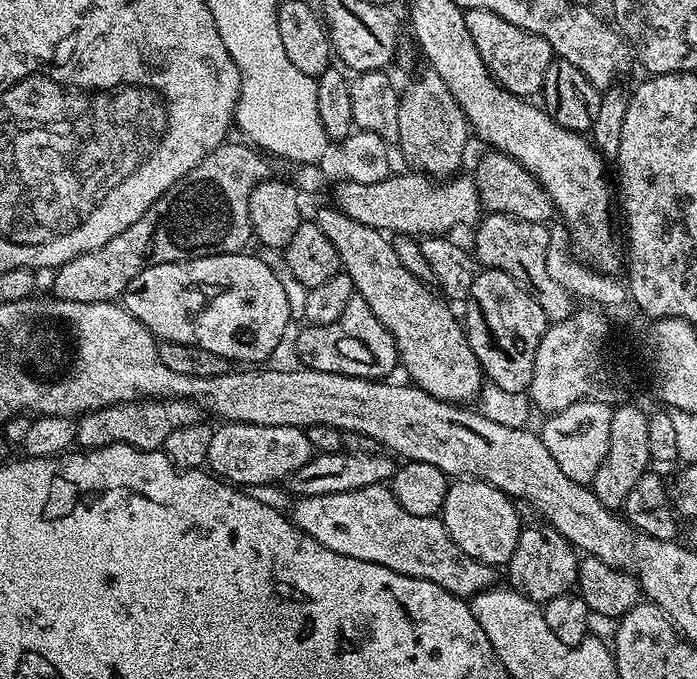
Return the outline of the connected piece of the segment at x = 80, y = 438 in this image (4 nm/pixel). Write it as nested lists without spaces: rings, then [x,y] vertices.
[[[131,400],[88,412],[76,420],[76,444],[81,449],[101,448],[111,444],[129,444],[138,450],[163,449],[166,438],[178,426],[194,426],[205,419],[205,409],[192,400]]]

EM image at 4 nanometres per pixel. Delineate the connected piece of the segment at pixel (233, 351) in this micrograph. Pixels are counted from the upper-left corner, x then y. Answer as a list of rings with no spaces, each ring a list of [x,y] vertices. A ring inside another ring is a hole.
[[[247,251],[231,252],[230,254],[218,254],[217,256],[203,256],[202,258],[194,258],[193,260],[183,260],[182,262],[170,262],[169,264],[150,264],[142,270],[142,274],[138,274],[138,278],[134,278],[130,282],[130,286],[126,286],[122,303],[124,309],[130,314],[134,314],[134,318],[138,318],[138,322],[142,322],[142,326],[146,326],[151,330],[157,341],[167,342],[169,344],[189,344],[195,348],[202,350],[210,350],[210,354],[218,354],[222,358],[239,362],[244,366],[260,366],[267,356],[272,356],[276,352],[276,347],[280,344],[280,339],[284,336],[284,331],[288,328],[288,320],[293,319],[290,306],[286,302],[286,290],[282,290],[282,282],[278,282],[278,278],[274,274],[274,270],[270,270],[270,266],[266,262],[260,260],[259,255],[253,254],[248,256]]]

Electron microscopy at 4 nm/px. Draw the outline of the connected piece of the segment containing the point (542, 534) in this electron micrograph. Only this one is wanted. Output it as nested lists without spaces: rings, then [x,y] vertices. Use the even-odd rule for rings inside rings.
[[[540,522],[535,527],[525,527],[518,538],[518,546],[514,546],[514,554],[508,559],[506,565],[508,571],[507,583],[516,591],[521,592],[526,598],[536,601],[543,606],[548,600],[558,598],[564,593],[571,593],[580,575],[580,560],[577,549],[558,530],[548,527],[547,523]]]

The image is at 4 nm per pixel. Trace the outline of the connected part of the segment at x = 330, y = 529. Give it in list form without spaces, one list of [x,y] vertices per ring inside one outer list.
[[[384,484],[338,494],[299,497],[291,505],[290,519],[310,538],[338,554],[362,558],[362,562],[374,562],[410,578],[434,582],[455,596],[471,598],[498,584],[497,569],[470,558],[470,554],[460,549],[448,537],[443,519],[415,516],[410,510],[402,510],[391,487]]]

